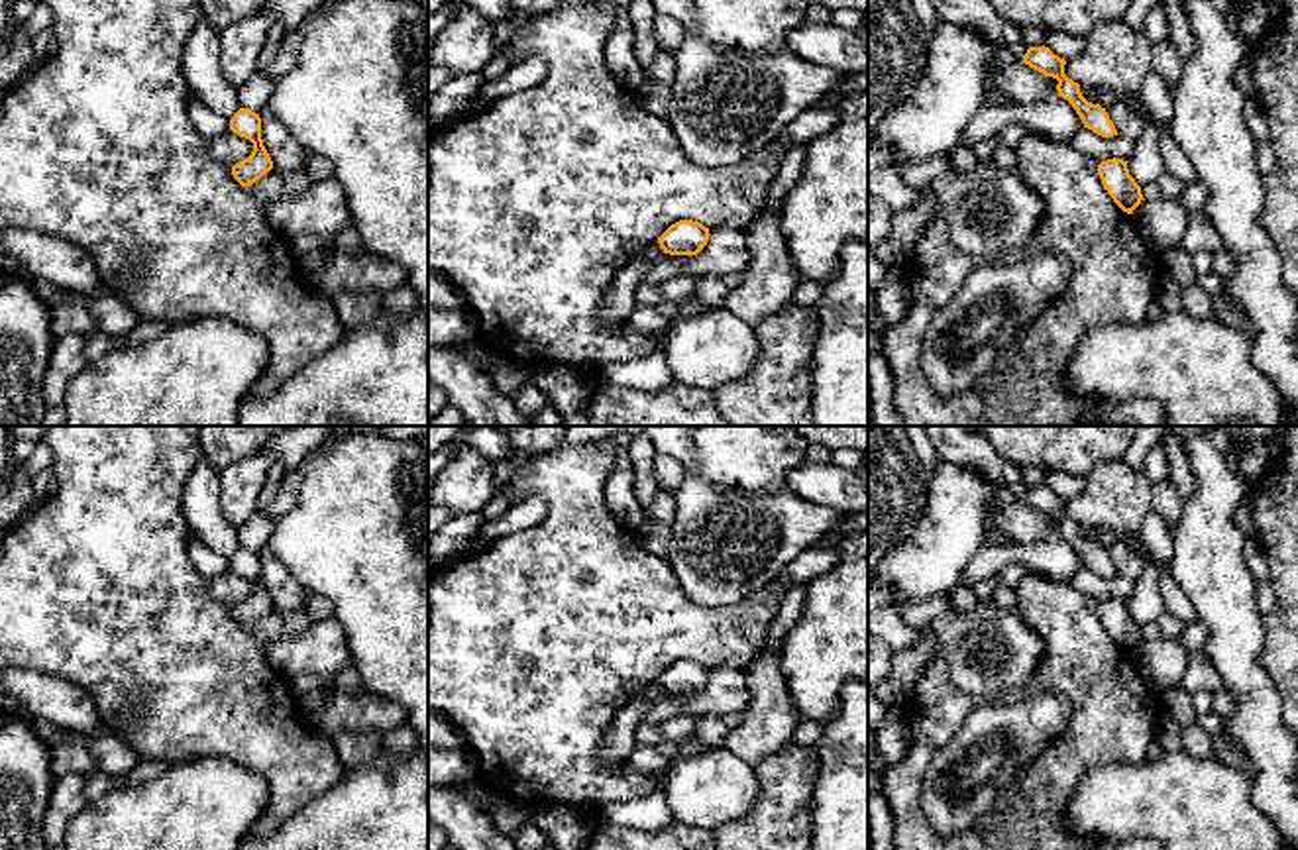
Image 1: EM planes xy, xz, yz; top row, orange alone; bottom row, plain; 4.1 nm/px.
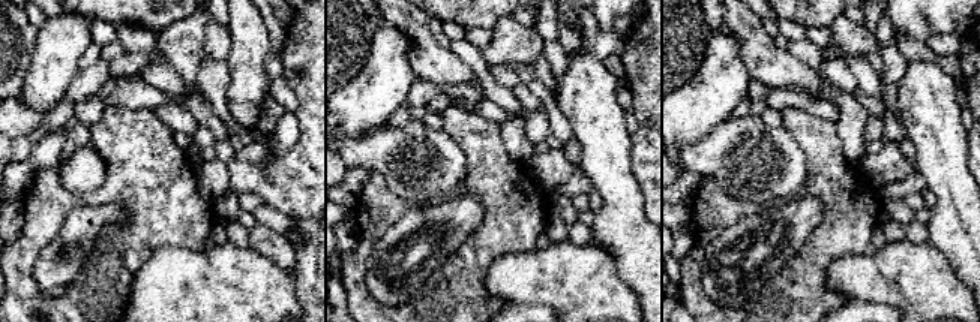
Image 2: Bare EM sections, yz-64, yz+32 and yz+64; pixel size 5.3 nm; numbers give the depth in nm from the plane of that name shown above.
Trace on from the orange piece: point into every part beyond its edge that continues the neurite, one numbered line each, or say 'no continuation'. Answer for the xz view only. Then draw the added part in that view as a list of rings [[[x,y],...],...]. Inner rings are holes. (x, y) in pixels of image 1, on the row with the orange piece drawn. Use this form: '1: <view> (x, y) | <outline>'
no continuation

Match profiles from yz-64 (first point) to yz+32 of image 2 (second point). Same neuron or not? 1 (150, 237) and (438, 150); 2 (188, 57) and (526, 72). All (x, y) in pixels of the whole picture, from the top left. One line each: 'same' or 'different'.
1: different
2: different

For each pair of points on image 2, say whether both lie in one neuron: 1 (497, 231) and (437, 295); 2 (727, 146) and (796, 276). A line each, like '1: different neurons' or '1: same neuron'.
1: same neuron
2: different neurons

